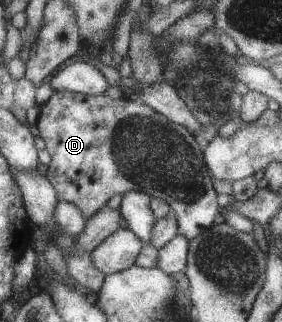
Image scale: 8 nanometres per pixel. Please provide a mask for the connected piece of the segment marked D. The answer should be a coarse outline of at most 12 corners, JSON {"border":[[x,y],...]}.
{"border":[[55,91],[46,177],[87,219],[143,191],[190,241],[223,198],[205,145],[139,99]]}

